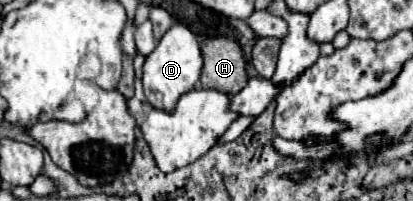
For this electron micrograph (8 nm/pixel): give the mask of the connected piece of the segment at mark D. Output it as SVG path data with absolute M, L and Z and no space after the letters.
M175 23L159 39L157 47L145 59L145 65L143 65L143 91L145 91L147 101L155 109L171 111L171 107L175 107L179 95L193 89L193 85L197 83L197 79L201 75L201 67L203 67L203 57L201 57L201 49L199 49L199 43L197 43L193 31L183 23Z

